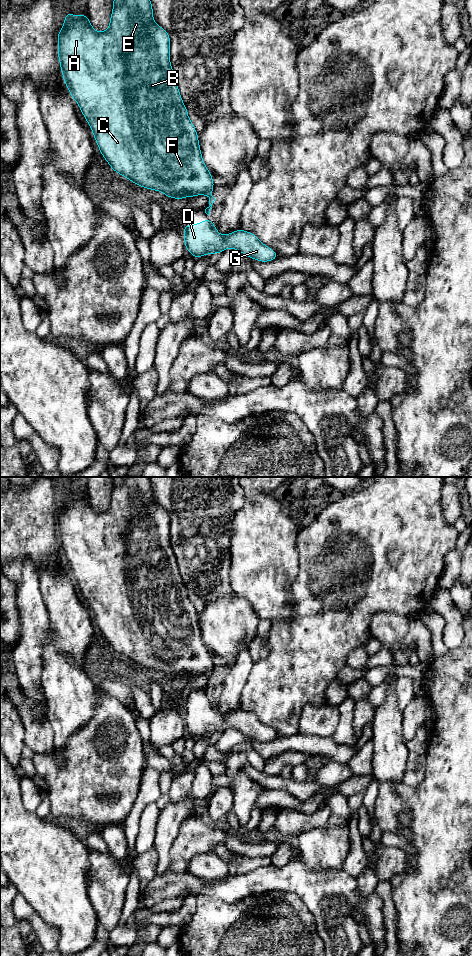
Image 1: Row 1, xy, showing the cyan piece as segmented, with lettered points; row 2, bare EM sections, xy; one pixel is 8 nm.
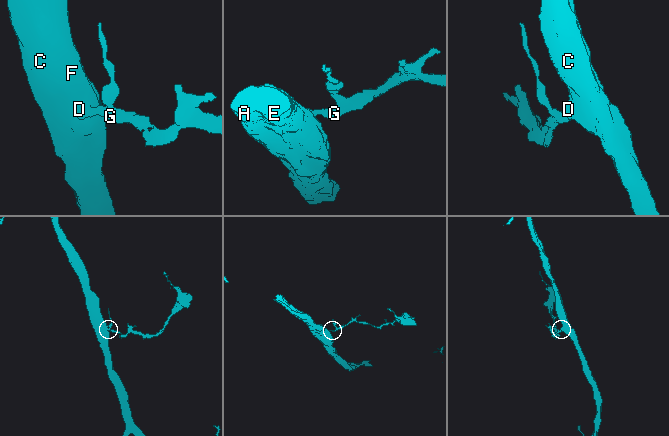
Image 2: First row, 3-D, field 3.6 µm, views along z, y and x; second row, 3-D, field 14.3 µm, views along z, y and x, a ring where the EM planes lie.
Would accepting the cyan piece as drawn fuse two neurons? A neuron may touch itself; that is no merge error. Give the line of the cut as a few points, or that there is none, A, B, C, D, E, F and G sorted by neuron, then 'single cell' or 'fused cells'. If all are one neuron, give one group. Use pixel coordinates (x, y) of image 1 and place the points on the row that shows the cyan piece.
no cut; A B C D E F G; single cell

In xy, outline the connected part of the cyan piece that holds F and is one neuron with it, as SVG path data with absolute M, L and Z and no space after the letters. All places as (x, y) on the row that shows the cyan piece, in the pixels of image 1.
M114 0L113 10L110 18L110 25L106 31L96 32L90 24L89 17L84 14L74 16L66 12L63 27L57 35L58 57L63 74L63 81L66 84L72 98L78 103L80 110L87 120L93 136L99 147L100 153L114 170L133 183L150 190L163 192L166 197L176 198L179 201L184 197L194 197L196 195L207 195L209 197L209 207L205 209L207 215L210 214L215 198L212 196L214 181L212 175L203 162L199 139L193 123L188 117L188 111L183 104L179 93L176 77L170 63L170 37L169 33L159 27L153 20L153 8L150 0Z

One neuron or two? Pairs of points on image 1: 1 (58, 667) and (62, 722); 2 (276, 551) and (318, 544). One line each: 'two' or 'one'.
1: one
2: two

